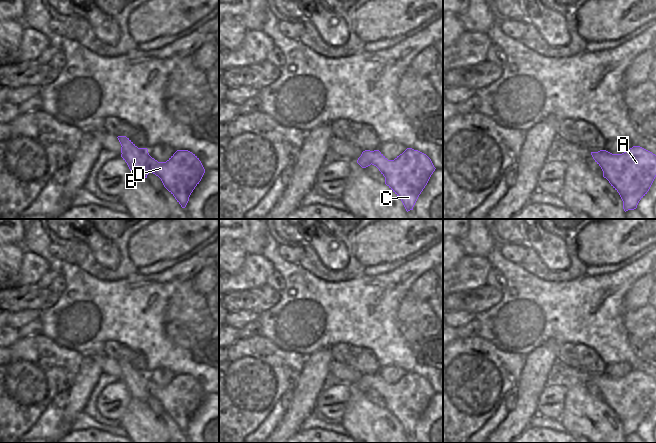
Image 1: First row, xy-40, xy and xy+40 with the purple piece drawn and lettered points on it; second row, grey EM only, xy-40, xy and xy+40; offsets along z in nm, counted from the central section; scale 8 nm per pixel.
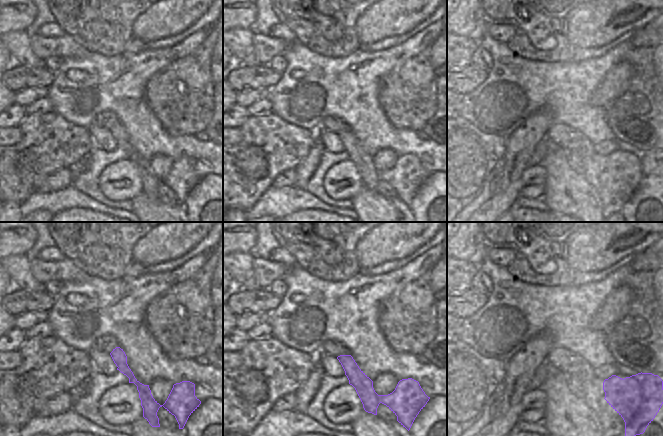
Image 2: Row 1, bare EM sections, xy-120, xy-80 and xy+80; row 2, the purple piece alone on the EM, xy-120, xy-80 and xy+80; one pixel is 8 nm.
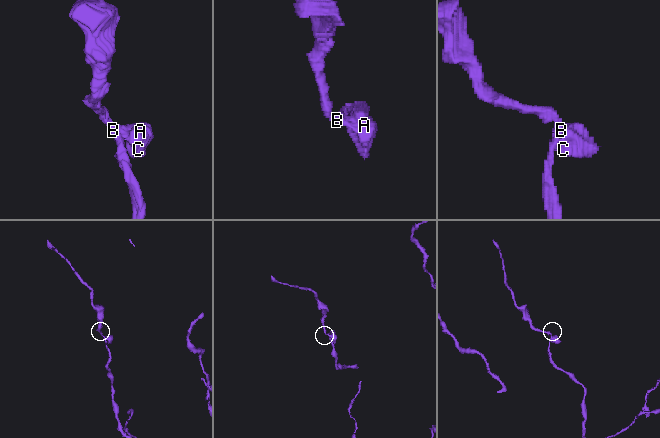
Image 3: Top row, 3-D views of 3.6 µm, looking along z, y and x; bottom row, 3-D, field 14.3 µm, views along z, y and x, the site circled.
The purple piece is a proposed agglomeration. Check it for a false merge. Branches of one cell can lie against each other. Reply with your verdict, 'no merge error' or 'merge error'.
merge error

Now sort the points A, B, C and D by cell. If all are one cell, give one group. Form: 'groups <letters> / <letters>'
groups A C D / B

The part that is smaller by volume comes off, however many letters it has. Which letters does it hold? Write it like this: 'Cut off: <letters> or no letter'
Cut off: A, C, D

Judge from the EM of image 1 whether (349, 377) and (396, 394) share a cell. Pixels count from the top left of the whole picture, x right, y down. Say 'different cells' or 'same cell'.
same cell

